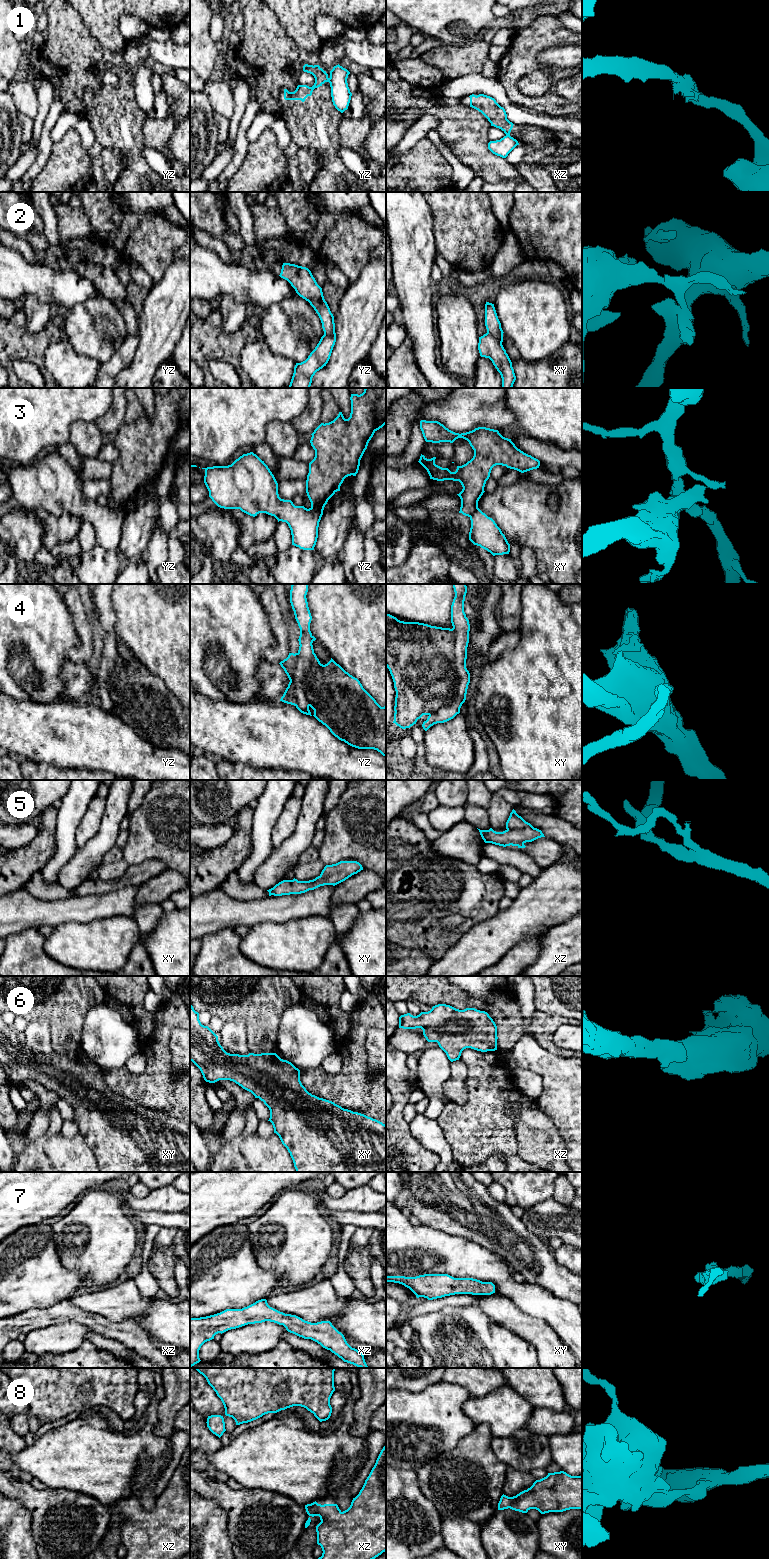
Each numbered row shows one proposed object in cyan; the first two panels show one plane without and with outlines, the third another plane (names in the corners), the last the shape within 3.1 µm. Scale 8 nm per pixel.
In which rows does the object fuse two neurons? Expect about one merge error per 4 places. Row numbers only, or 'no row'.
1, 2, 3

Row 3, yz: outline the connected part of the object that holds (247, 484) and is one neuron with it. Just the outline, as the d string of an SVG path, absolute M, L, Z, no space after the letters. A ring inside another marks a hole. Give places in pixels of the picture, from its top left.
M243 454L228 466L202 469L209 497L218 507L240 509L253 517L259 513L274 516L288 524L292 545L314 550L322 514L281 499L274 475L256 454Z

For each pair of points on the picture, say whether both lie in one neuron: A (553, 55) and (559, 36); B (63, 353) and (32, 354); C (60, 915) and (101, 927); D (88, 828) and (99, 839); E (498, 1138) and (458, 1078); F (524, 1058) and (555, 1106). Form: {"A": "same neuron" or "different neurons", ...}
{"A": "different neurons", "B": "different neurons", "C": "different neurons", "D": "different neurons", "E": "different neurons", "F": "same neuron"}

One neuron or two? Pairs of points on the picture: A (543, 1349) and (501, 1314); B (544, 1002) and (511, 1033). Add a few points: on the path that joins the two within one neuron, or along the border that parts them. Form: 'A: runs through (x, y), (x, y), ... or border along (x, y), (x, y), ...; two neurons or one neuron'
A: runs through (535, 1338), (519, 1322), (512, 1318); one neuron
B: border along (536, 1010), (559, 1016); two neurons

